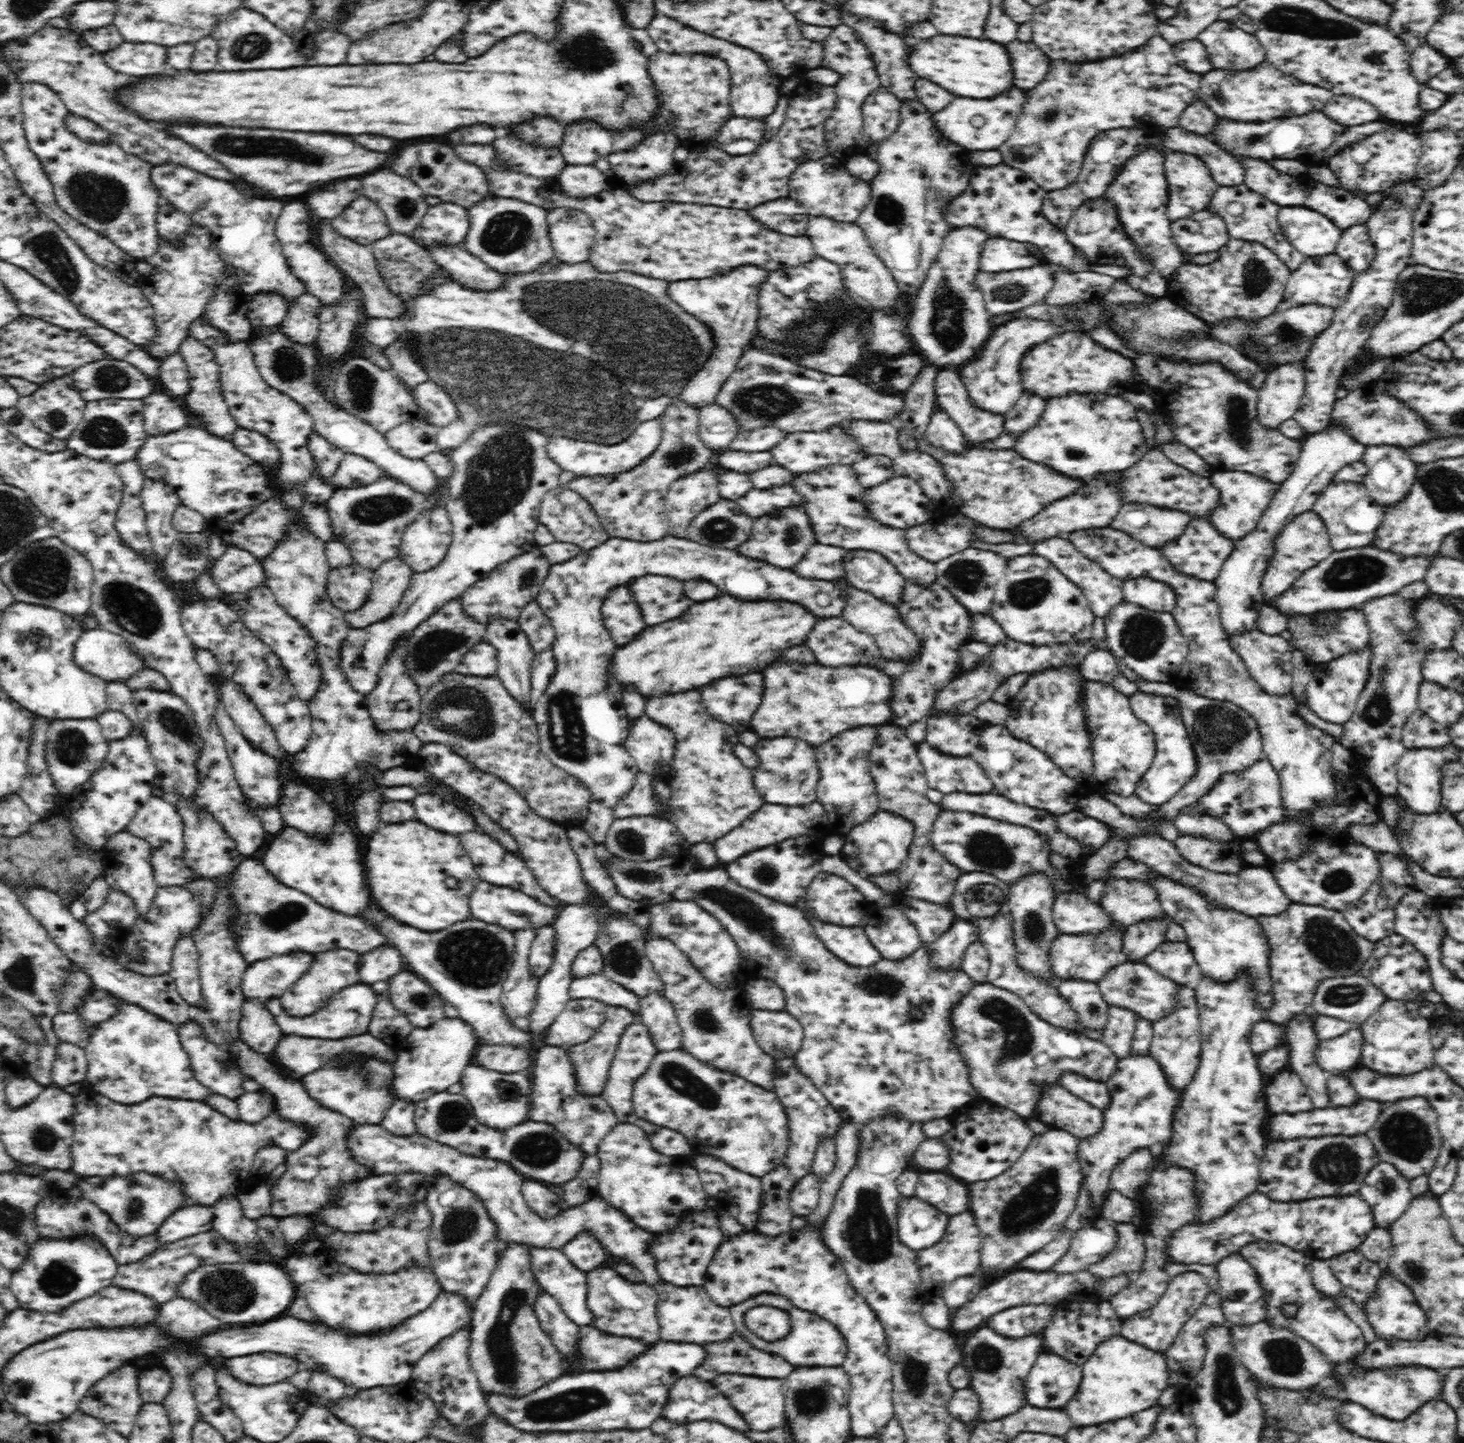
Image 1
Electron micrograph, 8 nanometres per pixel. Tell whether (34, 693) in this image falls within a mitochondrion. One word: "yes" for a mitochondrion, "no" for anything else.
no

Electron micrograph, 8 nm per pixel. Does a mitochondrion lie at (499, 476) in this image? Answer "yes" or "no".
yes

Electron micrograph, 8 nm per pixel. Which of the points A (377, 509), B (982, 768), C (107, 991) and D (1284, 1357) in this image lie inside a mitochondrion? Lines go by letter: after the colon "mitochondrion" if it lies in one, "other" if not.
A: mitochondrion
B: other
C: other
D: mitochondrion

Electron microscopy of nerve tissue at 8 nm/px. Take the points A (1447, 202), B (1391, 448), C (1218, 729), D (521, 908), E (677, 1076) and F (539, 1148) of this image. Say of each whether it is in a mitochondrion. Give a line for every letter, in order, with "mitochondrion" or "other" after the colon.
A: other
B: other
C: mitochondrion
D: other
E: mitochondrion
F: mitochondrion

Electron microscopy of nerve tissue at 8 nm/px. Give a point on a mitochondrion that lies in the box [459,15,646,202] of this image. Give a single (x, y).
(586, 52)

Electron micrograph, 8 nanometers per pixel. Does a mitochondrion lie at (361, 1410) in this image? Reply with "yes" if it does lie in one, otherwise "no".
no

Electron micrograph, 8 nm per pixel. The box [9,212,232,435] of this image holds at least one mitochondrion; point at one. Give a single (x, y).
(58, 262)

